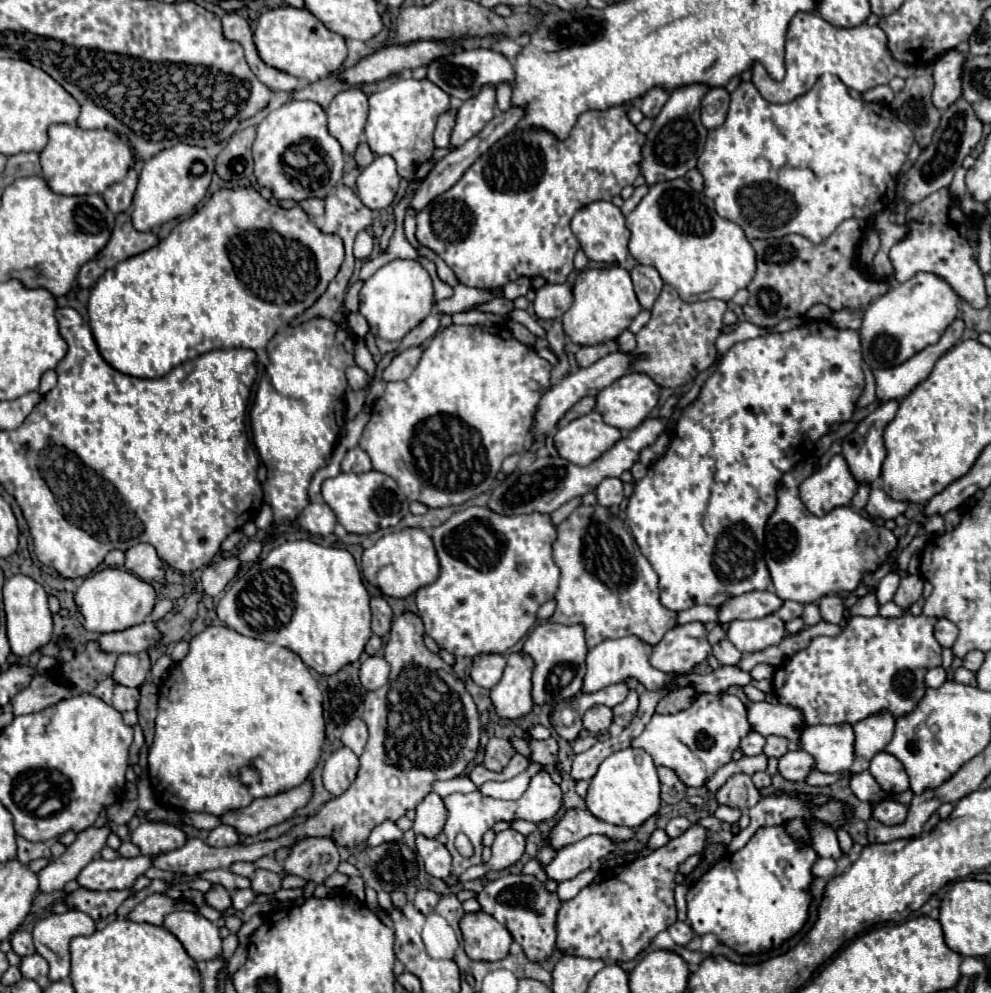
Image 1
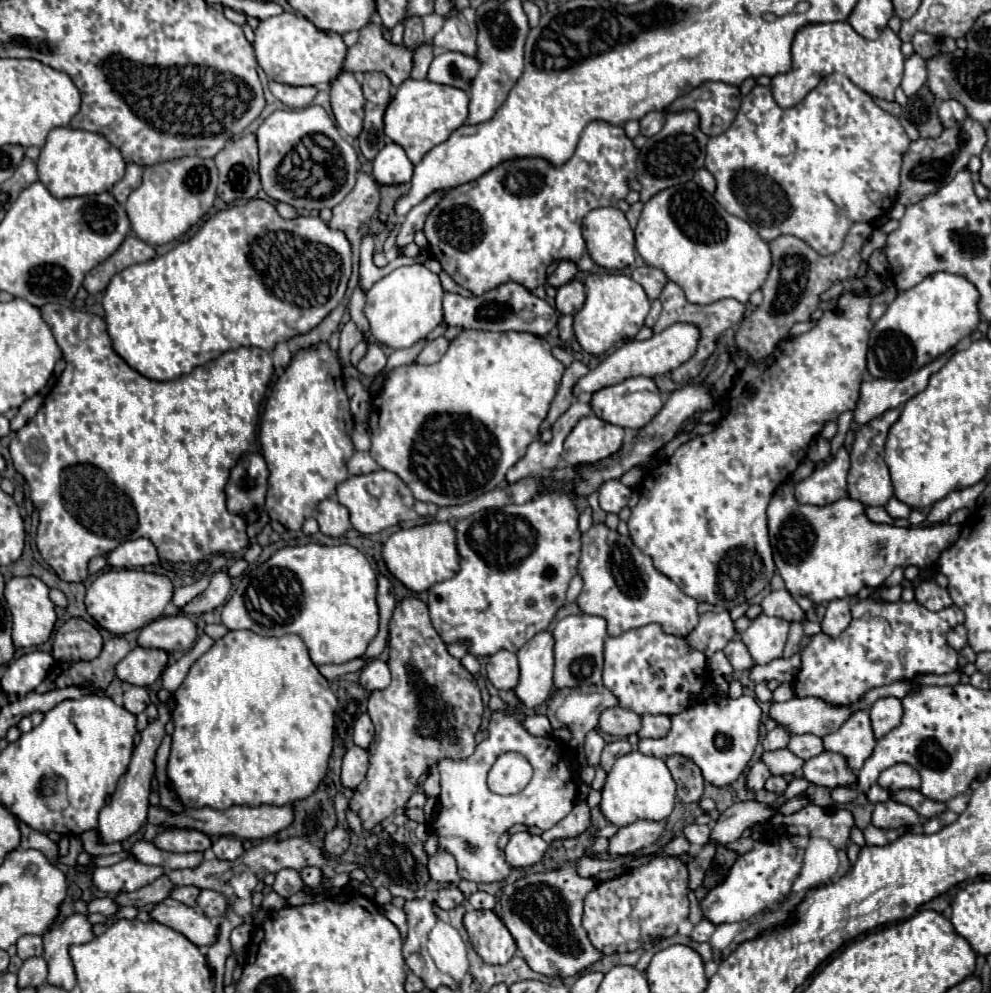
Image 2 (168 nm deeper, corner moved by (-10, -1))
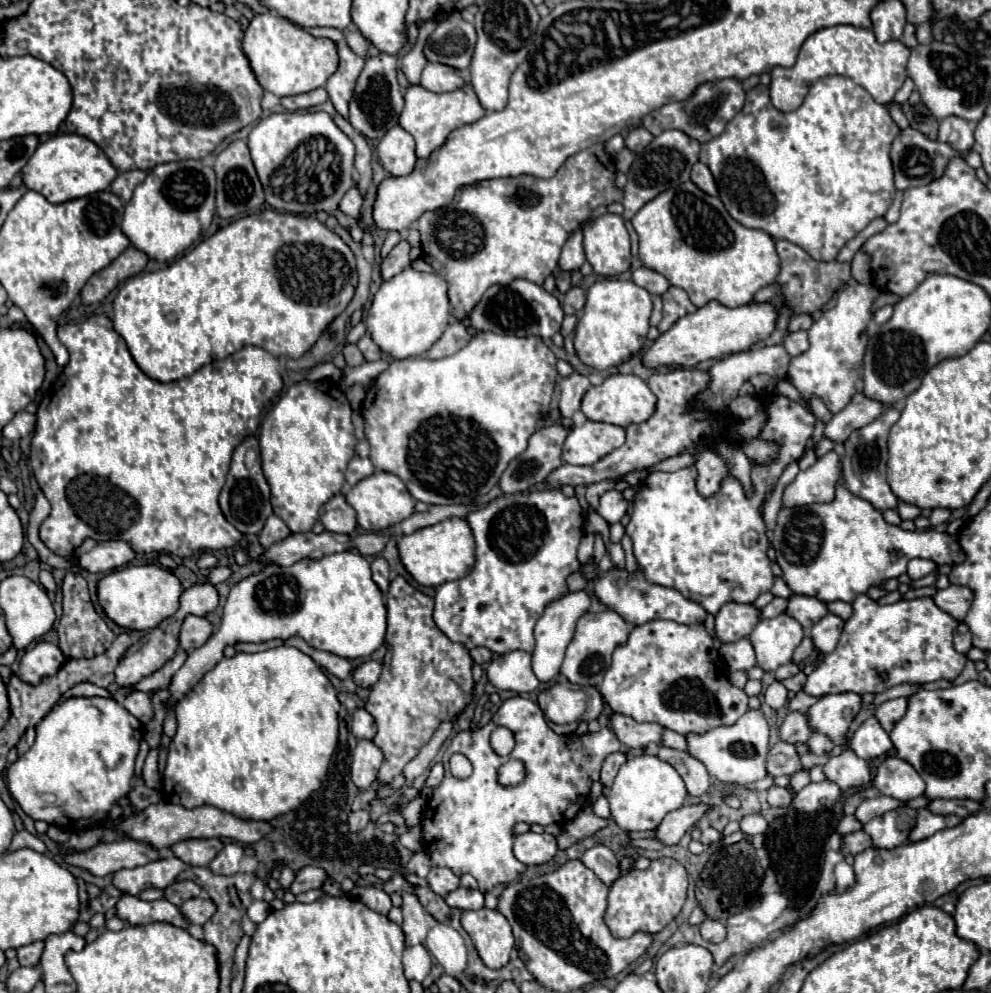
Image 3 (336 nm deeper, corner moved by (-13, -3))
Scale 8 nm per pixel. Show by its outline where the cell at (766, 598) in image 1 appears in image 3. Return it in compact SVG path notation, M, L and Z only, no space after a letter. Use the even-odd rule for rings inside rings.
M792 595L788 601L786 613L792 615L804 627L804 631L810 631L810 627L828 613L828 609L826 609L826 603L816 597Z

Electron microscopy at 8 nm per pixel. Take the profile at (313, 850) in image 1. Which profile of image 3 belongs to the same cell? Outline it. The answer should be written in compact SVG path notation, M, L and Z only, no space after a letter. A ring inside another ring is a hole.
M360 809L360 811L352 811L350 813L350 831L360 831L368 825L370 821L370 815L366 809Z

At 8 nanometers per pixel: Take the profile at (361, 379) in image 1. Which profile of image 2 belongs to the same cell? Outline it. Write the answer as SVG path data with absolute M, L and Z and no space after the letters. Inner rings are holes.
M369 345L369 351L367 351L367 355L357 363L357 371L361 373L361 375L365 375L365 377L377 377L383 369L385 369L385 363L387 363L387 357L385 357L385 353L381 351L381 347L377 347L377 345Z

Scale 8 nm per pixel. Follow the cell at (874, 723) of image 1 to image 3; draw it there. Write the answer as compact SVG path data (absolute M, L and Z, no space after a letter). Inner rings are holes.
M898 697L898 699L890 699L886 703L882 703L878 709L876 709L876 719L880 721L880 725L884 727L884 731L892 731L892 727L896 725L896 721L900 721L906 713L906 707L908 707L908 699L906 697Z

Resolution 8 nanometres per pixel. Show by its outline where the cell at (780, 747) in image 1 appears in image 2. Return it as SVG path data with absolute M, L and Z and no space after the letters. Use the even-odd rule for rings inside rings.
M791 735L791 741L789 741L787 749L801 759L811 759L811 757L825 751L823 741L817 735Z

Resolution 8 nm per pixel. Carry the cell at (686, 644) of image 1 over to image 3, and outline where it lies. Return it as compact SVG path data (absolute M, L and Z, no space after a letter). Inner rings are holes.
M726 603L716 613L716 633L722 643L732 643L748 637L760 621L760 609L750 603Z

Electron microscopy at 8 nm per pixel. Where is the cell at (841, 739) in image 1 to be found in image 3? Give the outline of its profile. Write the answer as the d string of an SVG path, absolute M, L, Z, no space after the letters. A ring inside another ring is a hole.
M868 717L852 735L848 747L862 759L872 761L892 749L890 735L882 729L876 717Z

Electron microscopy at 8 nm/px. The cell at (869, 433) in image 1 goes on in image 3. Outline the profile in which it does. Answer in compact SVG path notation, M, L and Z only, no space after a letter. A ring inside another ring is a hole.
M888 407L884 411L884 415L880 415L878 419L874 419L872 423L868 423L862 429L856 429L844 443L846 453L842 459L842 481L844 485L860 499L866 499L868 503L872 503L878 511L884 509L896 509L898 505L898 497L892 493L890 485L886 483L886 461L888 461L888 433L890 427L898 421L900 411L896 407Z

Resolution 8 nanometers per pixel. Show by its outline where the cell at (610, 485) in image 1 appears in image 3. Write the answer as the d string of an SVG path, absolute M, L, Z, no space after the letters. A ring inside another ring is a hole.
M606 491L602 497L600 497L600 507L598 507L598 513L612 525L612 523L618 523L624 513L628 509L628 501L622 497L620 491Z

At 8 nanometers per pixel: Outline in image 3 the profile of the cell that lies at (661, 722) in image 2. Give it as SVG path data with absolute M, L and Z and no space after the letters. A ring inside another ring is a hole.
M666 729L664 735L662 735L662 745L664 747L672 747L672 749L680 749L680 751L688 751L688 745L686 745L686 737L676 733L676 731L670 731Z

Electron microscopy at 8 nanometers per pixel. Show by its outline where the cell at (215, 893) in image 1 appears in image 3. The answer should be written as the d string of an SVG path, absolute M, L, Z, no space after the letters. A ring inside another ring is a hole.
M196 897L196 899L188 899L180 905L180 911L184 915L184 919L188 919L188 923L194 925L204 925L216 911L216 905L208 899L208 897Z

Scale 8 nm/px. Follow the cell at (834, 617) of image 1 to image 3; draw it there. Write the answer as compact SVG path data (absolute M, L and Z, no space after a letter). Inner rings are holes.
M828 613L826 617L822 617L818 623L812 625L810 635L812 635L812 643L820 653L832 653L836 649L836 643L840 639L844 621L832 613Z

